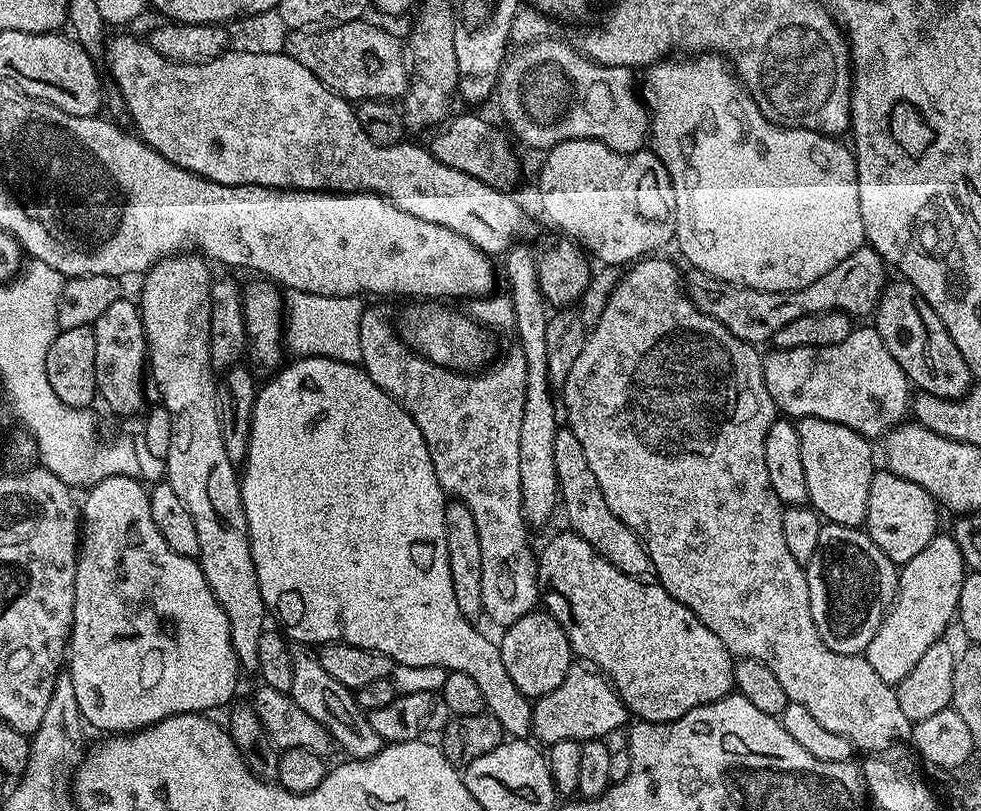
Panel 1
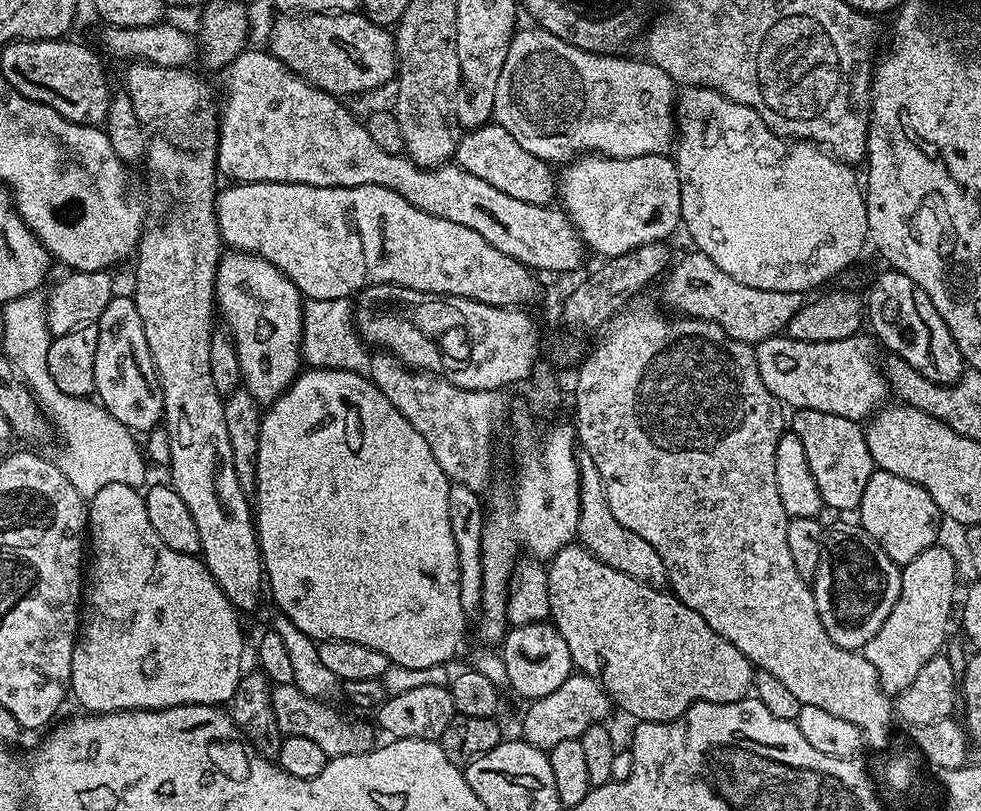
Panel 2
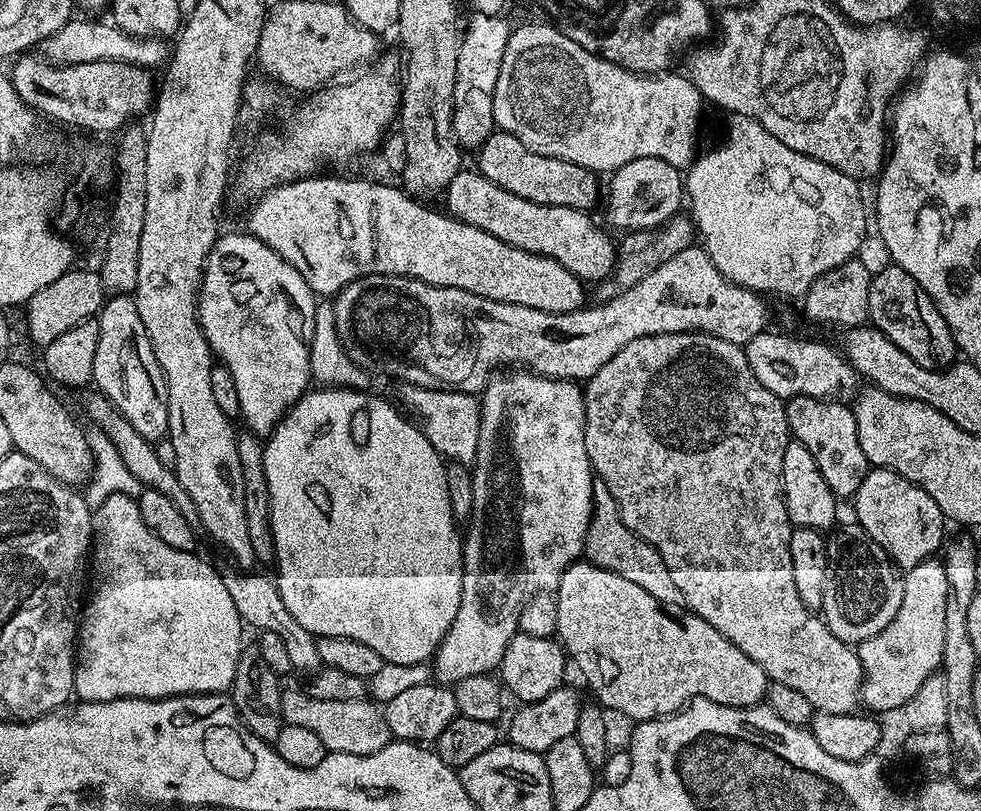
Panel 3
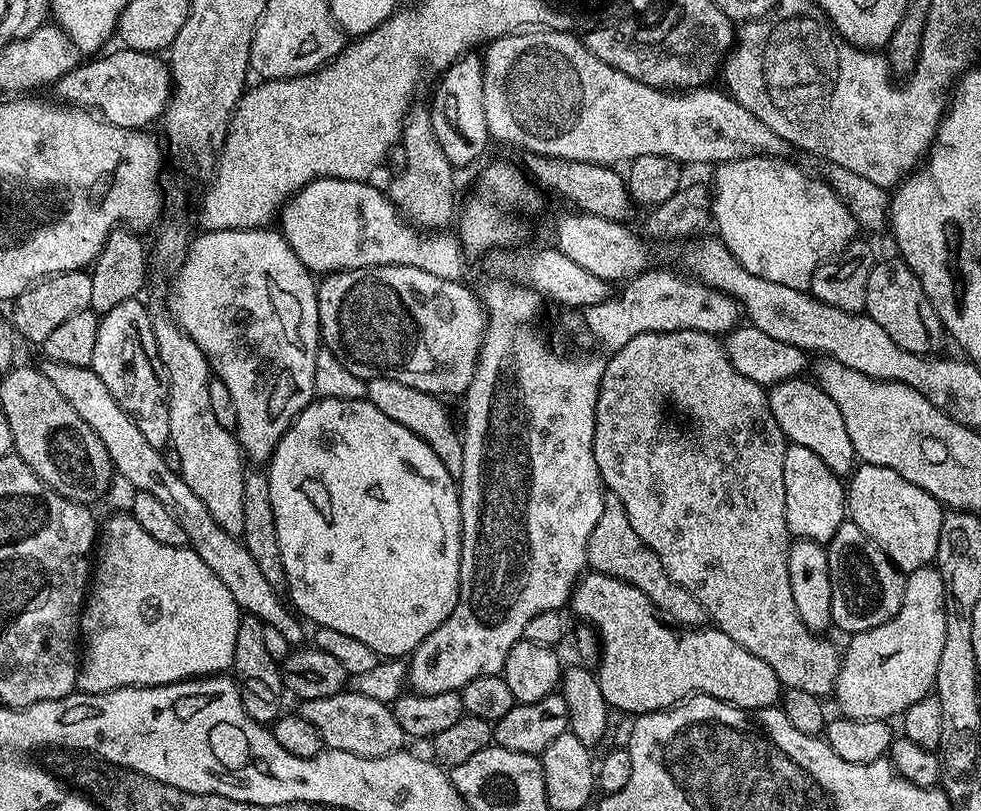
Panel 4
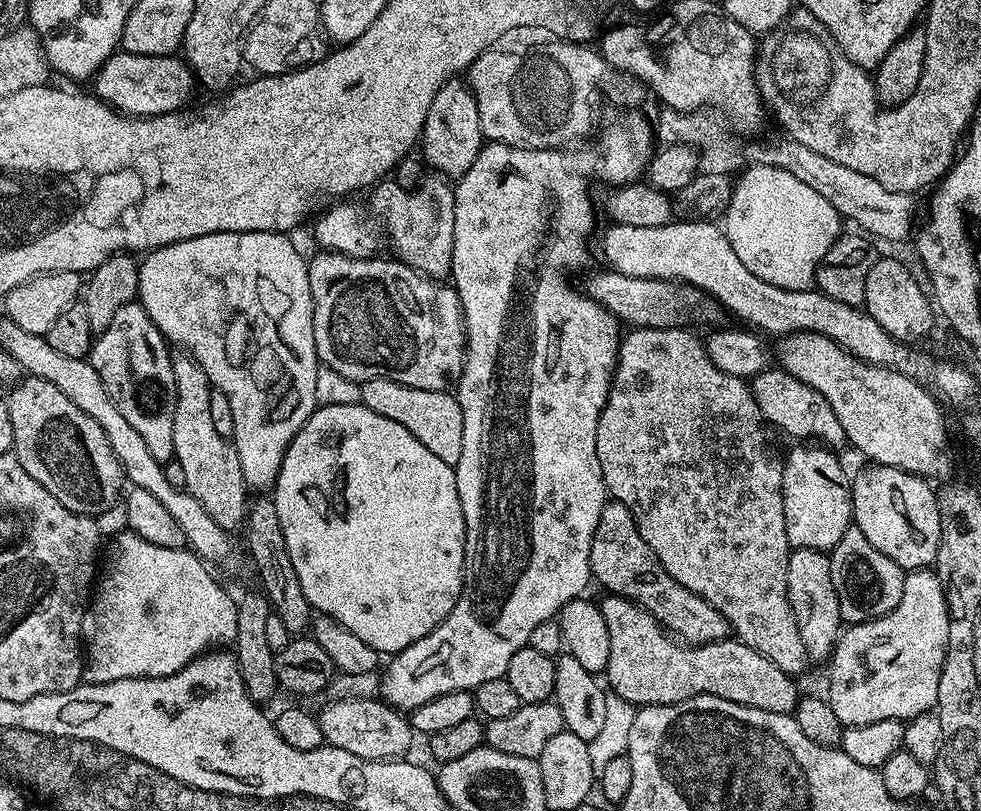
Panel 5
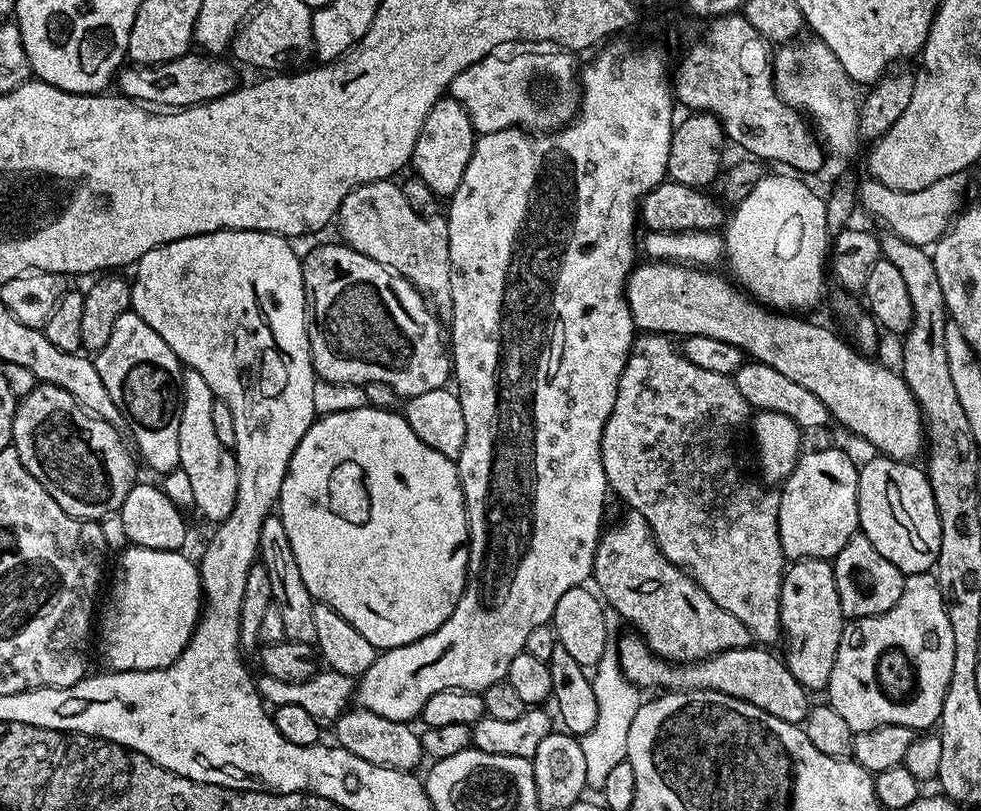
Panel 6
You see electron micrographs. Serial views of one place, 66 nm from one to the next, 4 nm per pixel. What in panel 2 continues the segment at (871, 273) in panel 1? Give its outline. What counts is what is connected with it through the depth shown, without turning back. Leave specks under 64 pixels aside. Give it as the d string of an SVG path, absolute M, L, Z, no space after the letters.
M689 250L680 261L673 263L667 269L664 280L664 300L673 308L673 313L679 314L684 318L694 320L708 320L712 324L716 324L726 334L730 334L730 338L741 340L743 344L758 345L766 338L781 335L787 329L790 318L794 318L794 314L798 314L798 310L806 302L805 293L802 292L779 292L778 290L758 290L754 286L746 286L742 282L738 282L738 278L730 278L730 274L726 274L726 270L718 270L718 266L714 266L714 262L710 262L710 258L706 258L706 254Z

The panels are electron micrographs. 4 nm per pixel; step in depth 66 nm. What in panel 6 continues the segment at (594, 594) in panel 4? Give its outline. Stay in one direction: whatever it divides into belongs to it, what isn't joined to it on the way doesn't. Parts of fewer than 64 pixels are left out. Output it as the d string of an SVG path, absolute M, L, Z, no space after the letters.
M631 634L632 636L624 636L618 643L618 655L620 658L620 667L624 670L624 677L631 682L631 684L636 685L637 688L641 690L647 690L647 688L656 688L652 690L671 690L673 692L693 692L694 690L706 690L707 688L712 692L721 692L726 694L730 698L738 698L739 700L745 700L750 702L750 706L758 706L758 710L766 710L766 714L774 714L774 718L782 718L782 722L790 722L791 724L803 725L804 719L808 717L808 710L810 707L810 696L809 689L804 688L798 682L798 678L794 678L794 674L790 674L788 665L784 663L783 659L779 655L776 656L772 653L772 650L769 650L764 646L749 646L747 648L735 648L734 650L726 650L725 652L719 652L716 656L711 656L708 660L698 660L695 664L677 664L670 660L664 660L662 657L657 656L656 653L651 652L648 648L647 642L644 640L644 637L639 634Z

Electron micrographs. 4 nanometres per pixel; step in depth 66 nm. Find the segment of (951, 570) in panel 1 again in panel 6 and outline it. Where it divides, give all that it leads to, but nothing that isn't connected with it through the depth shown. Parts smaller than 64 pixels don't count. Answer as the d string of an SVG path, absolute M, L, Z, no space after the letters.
M913 572L905 575L902 598L894 602L889 612L849 619L845 623L842 642L838 642L838 658L834 658L834 670L830 670L826 700L834 710L838 710L838 715L854 734L891 724L928 730L942 714L942 702L946 698L946 686L950 686L953 670L954 633L950 630L950 618L940 583L932 572Z

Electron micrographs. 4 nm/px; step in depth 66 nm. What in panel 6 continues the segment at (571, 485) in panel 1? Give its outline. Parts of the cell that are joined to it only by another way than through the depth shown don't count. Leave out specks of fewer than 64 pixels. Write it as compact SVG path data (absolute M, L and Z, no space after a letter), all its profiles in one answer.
M631 510L625 513L624 521L614 525L609 532L607 529L596 543L591 579L596 580L594 588L602 597L603 603L613 608L621 621L628 623L629 620L636 627L633 629L644 637L651 652L677 664L695 664L696 661L708 660L719 652L749 647L753 643L750 630L746 630L746 626L742 626L742 622L738 622L734 614L726 614L722 606L715 604L710 594L699 588L696 581L683 568L670 563L662 555L642 514Z

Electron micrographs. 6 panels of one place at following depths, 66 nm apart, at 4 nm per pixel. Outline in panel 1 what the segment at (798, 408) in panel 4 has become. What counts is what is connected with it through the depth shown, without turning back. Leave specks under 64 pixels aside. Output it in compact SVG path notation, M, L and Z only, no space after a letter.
M801 416L795 421L802 442L802 467L806 469L808 504L827 523L860 528L868 519L870 482L874 475L869 437L826 418Z

